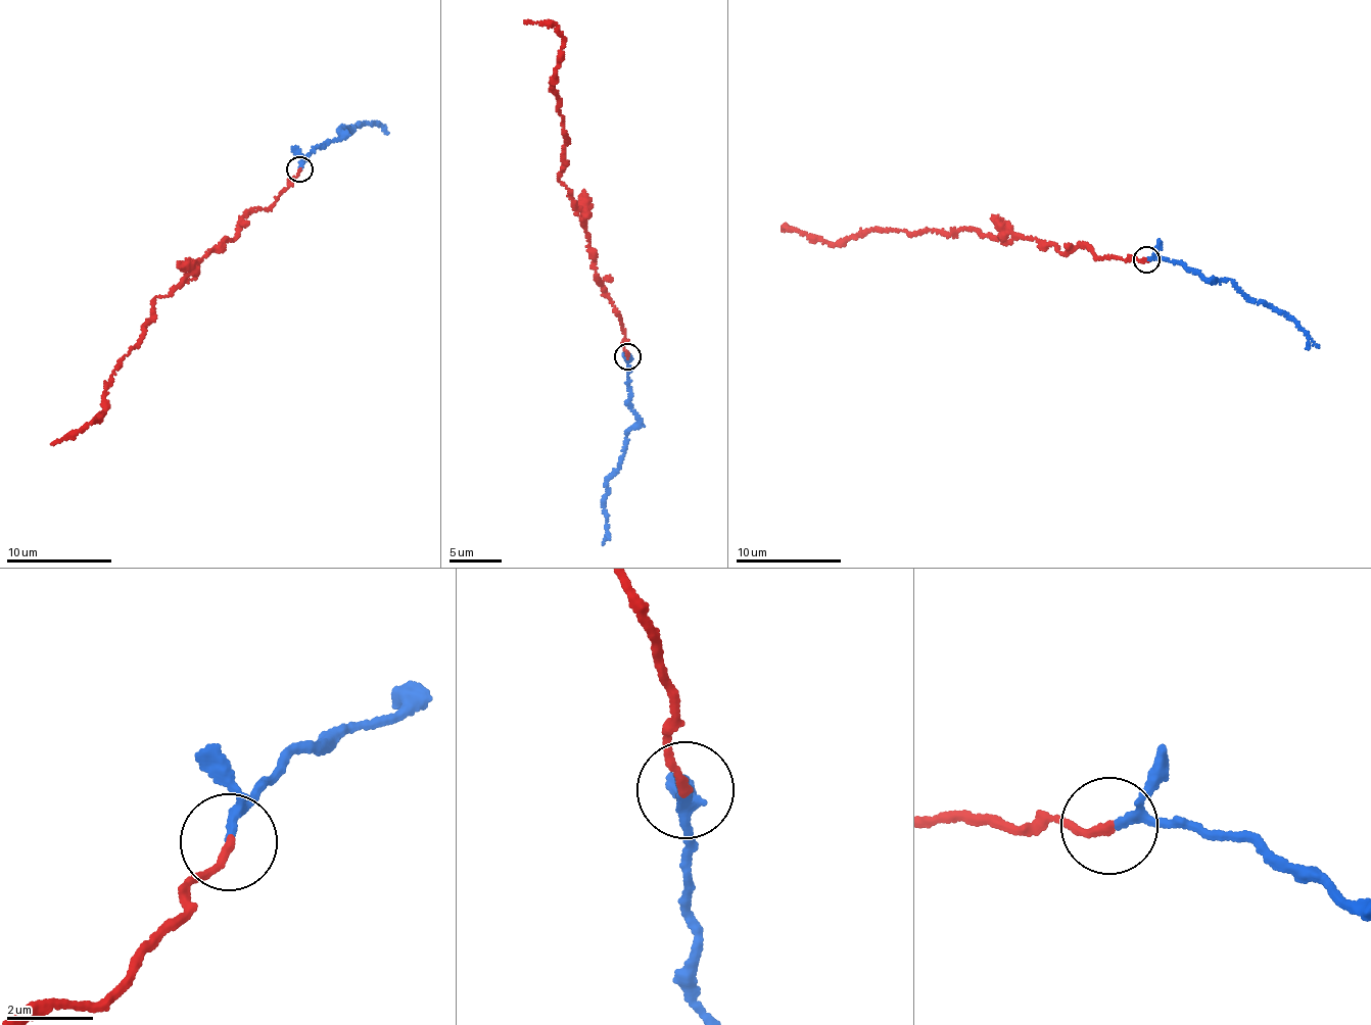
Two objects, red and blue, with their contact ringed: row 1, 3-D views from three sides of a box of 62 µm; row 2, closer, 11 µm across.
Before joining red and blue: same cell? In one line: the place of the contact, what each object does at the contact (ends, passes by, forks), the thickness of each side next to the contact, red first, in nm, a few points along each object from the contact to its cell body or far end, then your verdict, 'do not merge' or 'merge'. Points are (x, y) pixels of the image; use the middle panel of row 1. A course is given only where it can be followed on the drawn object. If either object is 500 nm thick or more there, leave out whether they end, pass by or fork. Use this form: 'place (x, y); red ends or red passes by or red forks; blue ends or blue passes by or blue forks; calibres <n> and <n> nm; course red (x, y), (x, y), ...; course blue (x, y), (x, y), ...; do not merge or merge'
place (627, 356); red ends; blue passes by; calibres 180 and 160 nm; course red (628, 355), (620, 315), (596, 276), (586, 212), (559, 180), (565, 162), (552, 83), (562, 33), (524, 20); course blue (628, 357), (627, 390), (640, 423), (626, 439), (622, 459), (607, 483), (607, 521), (603, 544); merge

